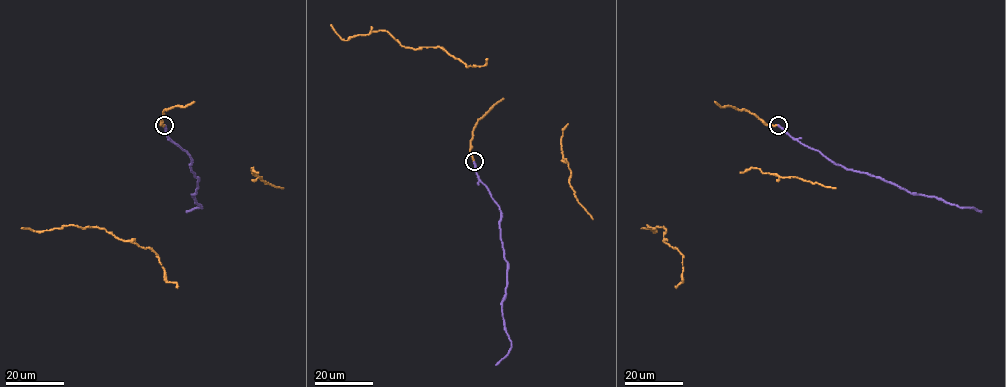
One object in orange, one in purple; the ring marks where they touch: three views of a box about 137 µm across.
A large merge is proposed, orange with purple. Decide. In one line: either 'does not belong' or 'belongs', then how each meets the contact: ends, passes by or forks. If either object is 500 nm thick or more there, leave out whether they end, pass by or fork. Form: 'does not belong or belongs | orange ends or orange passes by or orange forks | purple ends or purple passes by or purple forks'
belongs | orange ends | purple ends

